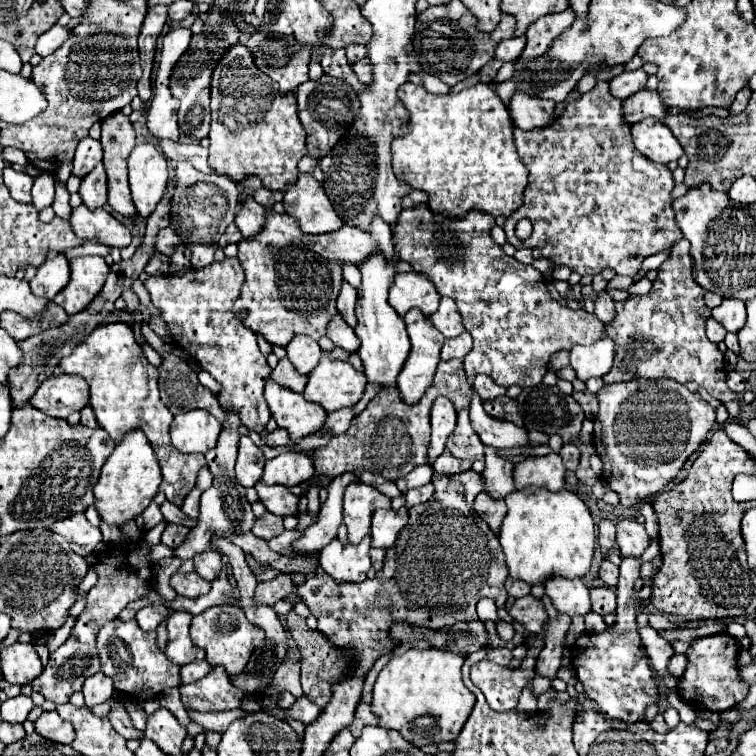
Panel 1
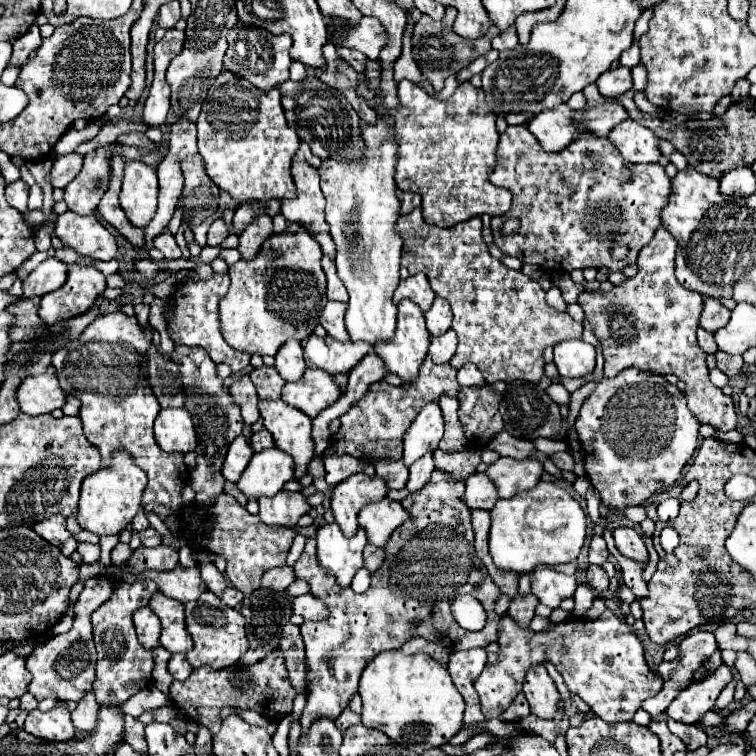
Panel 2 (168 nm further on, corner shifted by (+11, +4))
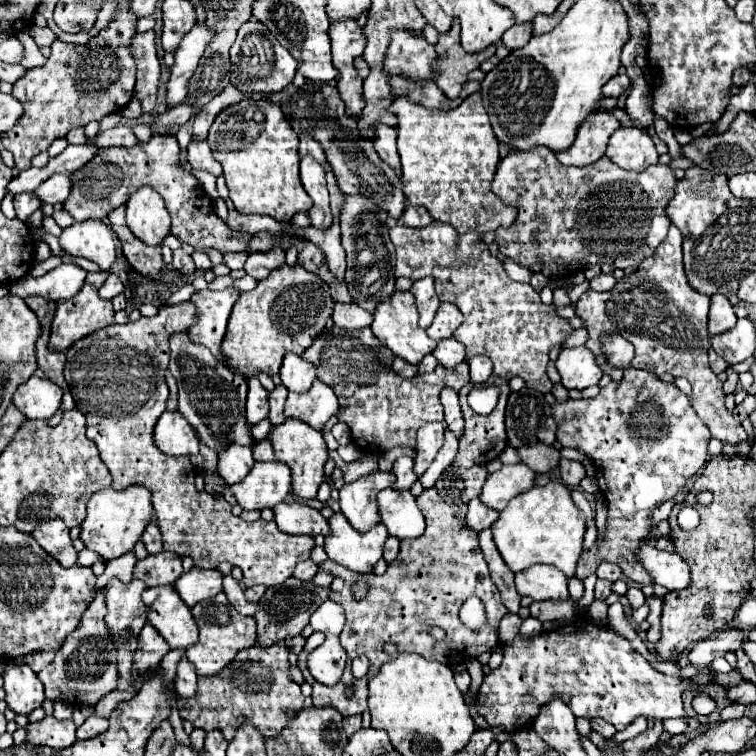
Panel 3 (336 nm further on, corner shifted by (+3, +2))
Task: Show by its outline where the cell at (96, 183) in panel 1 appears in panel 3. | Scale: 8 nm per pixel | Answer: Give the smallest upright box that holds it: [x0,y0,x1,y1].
[63,133,351,303]

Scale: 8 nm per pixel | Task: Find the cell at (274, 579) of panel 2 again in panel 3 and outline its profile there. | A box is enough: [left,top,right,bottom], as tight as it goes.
[293,559,319,581]

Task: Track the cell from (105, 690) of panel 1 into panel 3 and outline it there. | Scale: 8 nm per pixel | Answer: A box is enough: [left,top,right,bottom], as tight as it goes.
[77,715,109,739]

